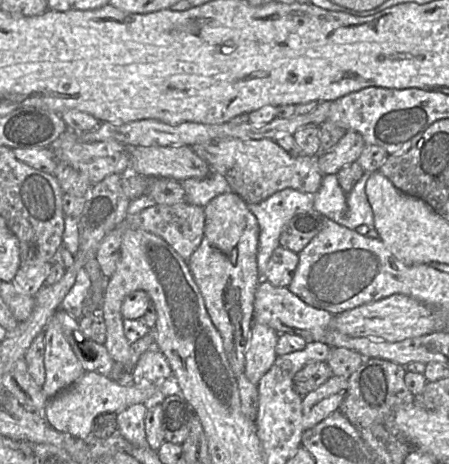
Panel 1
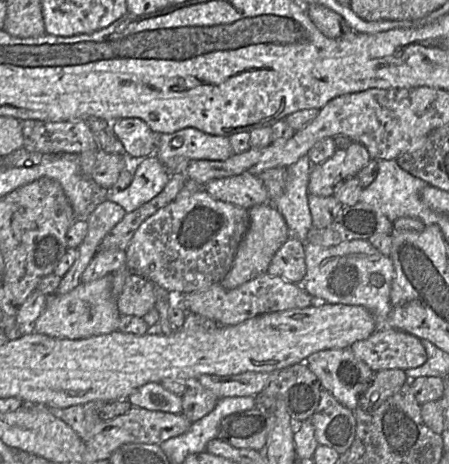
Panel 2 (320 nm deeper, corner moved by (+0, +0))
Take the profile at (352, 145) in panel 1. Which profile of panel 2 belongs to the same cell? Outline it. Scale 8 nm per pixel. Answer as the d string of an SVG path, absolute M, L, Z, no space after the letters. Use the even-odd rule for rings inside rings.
M357 142L345 149L337 149L330 158L312 166L308 192L320 197L334 195L343 181L357 176L371 159L368 150Z

